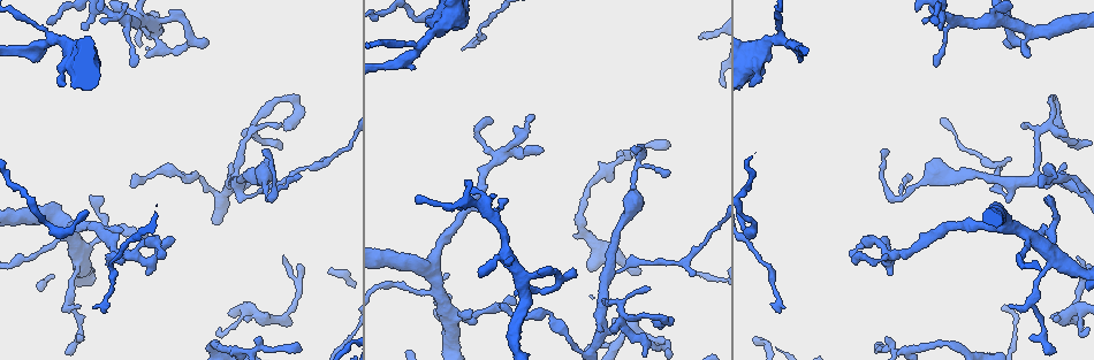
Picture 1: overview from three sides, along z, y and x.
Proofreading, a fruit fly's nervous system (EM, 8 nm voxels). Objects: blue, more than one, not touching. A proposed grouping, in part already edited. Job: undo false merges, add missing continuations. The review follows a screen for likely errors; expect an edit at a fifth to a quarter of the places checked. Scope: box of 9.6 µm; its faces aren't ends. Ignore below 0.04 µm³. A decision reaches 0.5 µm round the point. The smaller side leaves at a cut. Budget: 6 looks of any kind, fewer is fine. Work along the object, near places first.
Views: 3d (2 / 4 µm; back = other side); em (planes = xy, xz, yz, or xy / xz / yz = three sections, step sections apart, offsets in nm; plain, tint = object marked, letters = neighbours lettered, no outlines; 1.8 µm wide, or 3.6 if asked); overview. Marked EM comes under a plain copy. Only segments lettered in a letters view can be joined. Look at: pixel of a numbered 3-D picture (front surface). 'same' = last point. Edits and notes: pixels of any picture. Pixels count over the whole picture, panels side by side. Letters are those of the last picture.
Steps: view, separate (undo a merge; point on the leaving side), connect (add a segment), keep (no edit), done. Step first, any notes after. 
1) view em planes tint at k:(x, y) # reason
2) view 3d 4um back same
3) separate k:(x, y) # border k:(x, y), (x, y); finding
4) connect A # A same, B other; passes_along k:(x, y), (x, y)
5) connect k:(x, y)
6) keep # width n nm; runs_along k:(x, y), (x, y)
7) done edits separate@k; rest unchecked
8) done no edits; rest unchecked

view em xz step 8 letters at 1:(145, 54) # an open end

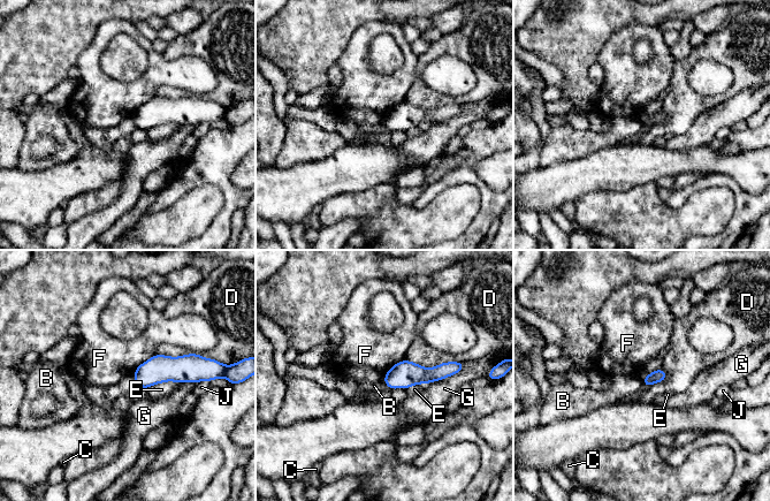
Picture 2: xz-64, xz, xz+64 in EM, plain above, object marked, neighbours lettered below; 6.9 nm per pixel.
keep # longest_contact D 400 nm; B other, C other, D other, E other, F other, G other, J other; border 2:(404, 358), (395, 363), (382, 379); no lettered segment goes on from it

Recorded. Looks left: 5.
view em planes letters at 1:(1053, 98) # sharp bend

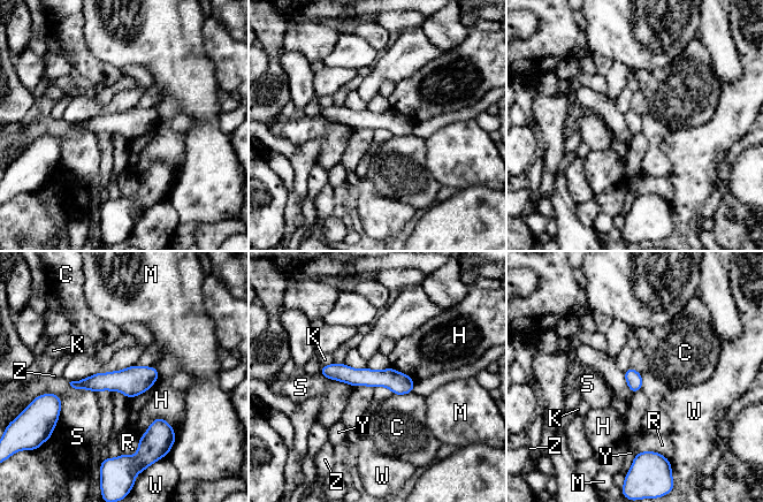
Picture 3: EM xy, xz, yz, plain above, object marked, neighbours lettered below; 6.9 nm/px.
keep # width 110 nm; C other, H other, K other, M other, R other, S other, W other, Y other, Z other; runs_along 3:(322, 370), (390, 378), (410, 389); one cell here

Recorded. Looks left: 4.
view 3d 4um at 1:(248, 185) # an open end

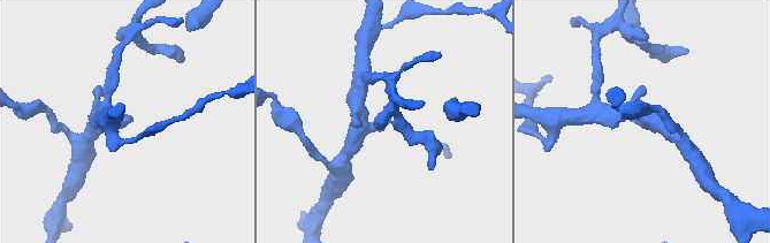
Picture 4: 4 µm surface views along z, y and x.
view em planes letters at 4:(634, 122) # arm_widths 260, 280 nm

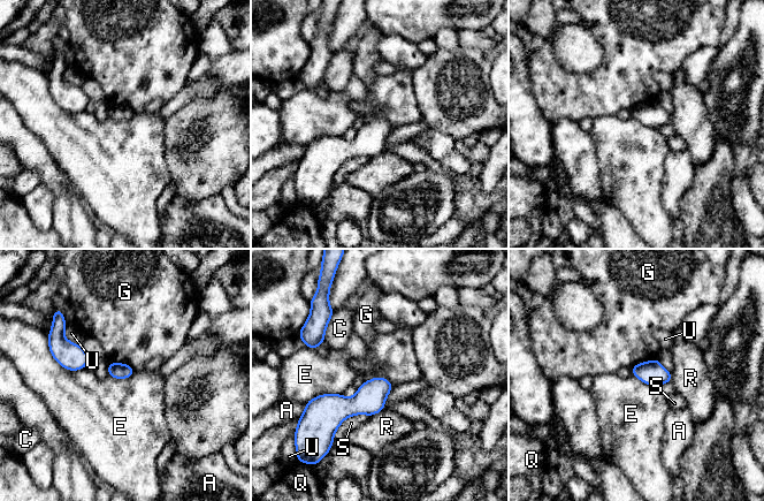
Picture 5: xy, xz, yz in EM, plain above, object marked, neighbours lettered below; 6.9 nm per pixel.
keep # longest_contact S 320 nm; A other, C other, E other, G other, Q other, R other, S other, U other; border 5:(48, 347), (66, 369), (84, 369); no lettered segment goes on from it

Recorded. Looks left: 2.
done no edits; rest unchecked

